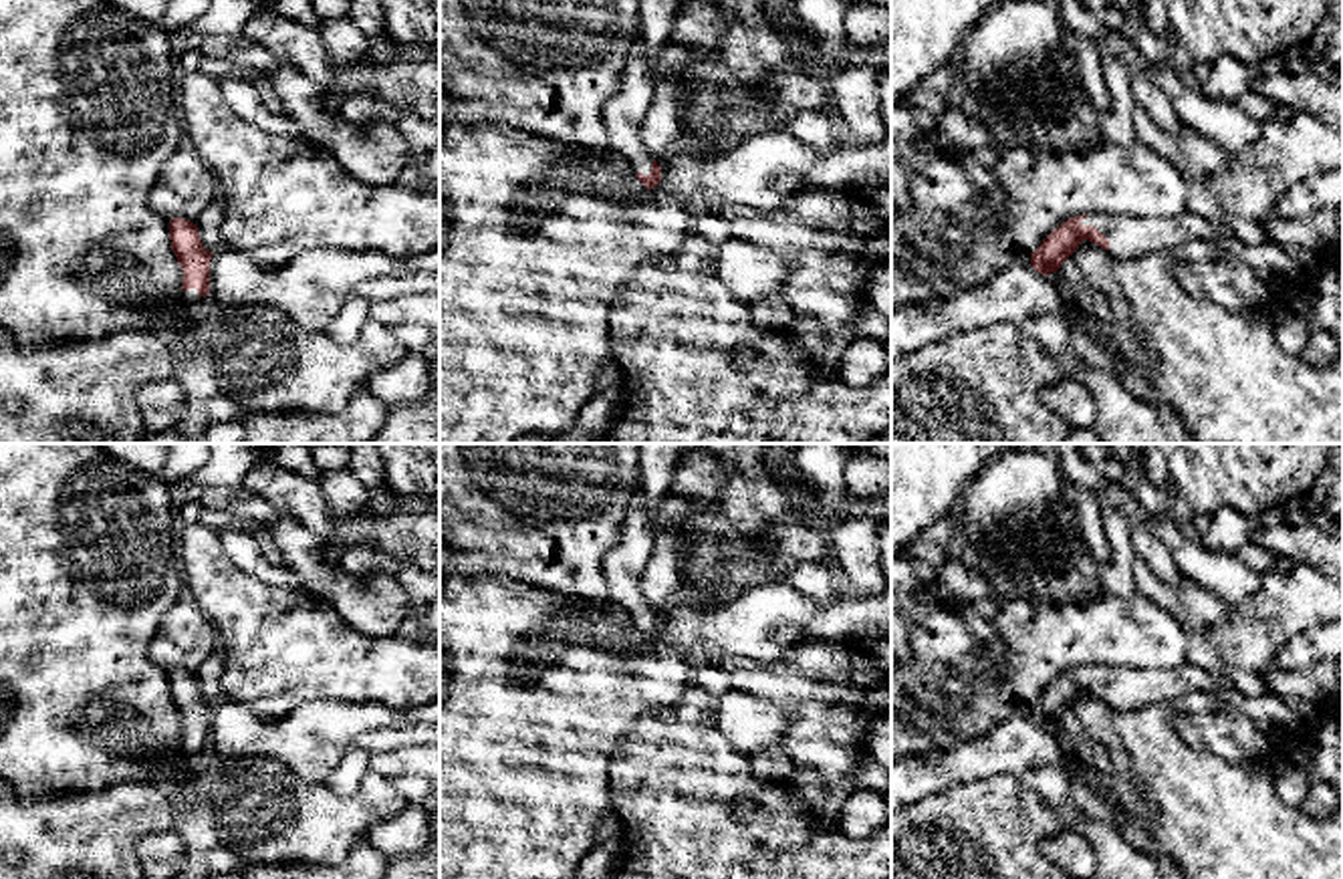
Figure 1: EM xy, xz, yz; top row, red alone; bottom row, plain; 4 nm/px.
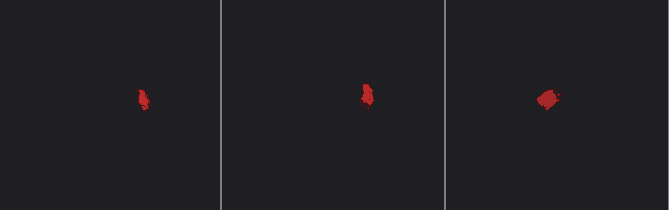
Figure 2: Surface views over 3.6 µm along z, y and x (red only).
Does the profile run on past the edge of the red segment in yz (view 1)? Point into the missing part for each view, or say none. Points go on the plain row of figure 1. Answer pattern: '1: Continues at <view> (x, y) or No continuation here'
1: Continues at yz (1013, 746)

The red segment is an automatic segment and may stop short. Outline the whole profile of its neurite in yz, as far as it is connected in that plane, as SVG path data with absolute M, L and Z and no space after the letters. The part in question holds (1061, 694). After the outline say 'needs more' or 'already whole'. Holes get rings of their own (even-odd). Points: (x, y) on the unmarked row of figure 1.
M1190 663L1174 671L1111 665L1069 669L1030 704L1028 718L1010 716L968 742L891 760L891 812L956 784L1000 774L1022 776L1039 764L1061 764L1063 748L1049 726L1057 724L1083 692L1117 712L1139 712L1188 692L1210 692L1228 683L1226 675Z | needs more

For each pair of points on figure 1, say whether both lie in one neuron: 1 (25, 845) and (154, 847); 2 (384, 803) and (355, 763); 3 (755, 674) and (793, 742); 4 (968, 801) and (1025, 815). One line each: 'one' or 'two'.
1: two
2: two
3: one
4: one

